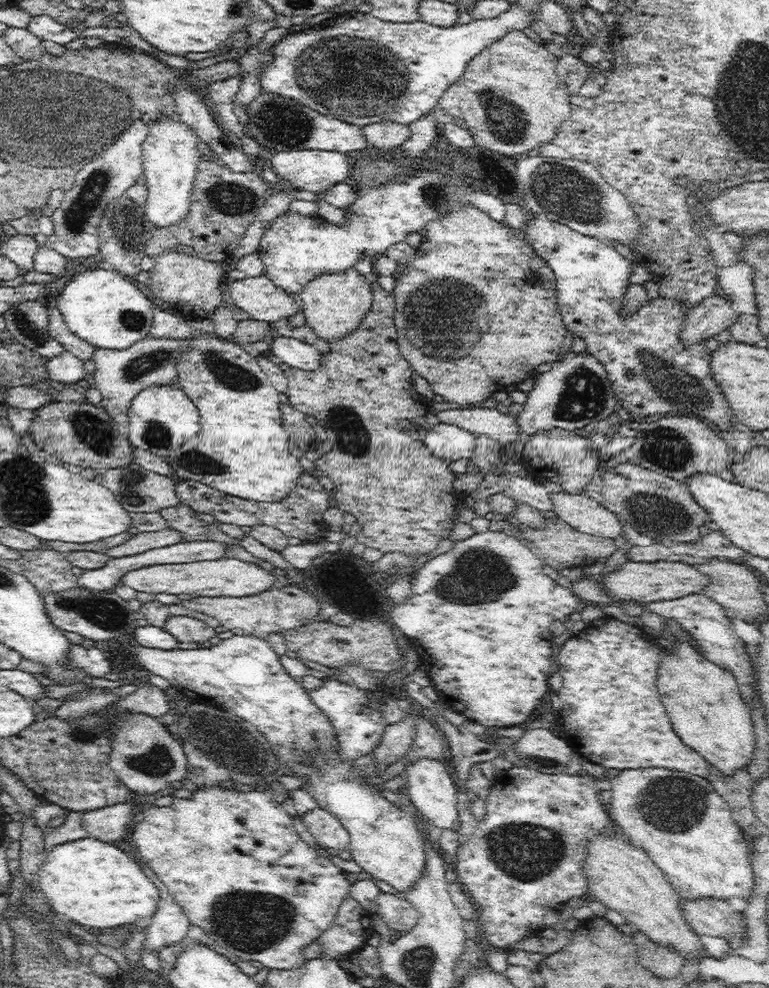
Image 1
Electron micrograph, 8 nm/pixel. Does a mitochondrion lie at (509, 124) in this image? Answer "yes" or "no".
yes

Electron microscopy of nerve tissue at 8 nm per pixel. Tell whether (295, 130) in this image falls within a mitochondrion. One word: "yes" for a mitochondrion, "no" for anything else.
yes

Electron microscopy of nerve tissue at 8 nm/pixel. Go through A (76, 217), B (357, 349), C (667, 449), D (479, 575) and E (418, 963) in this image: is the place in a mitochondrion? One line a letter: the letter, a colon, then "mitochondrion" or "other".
A: mitochondrion
B: mitochondrion
C: mitochondrion
D: mitochondrion
E: mitochondrion

